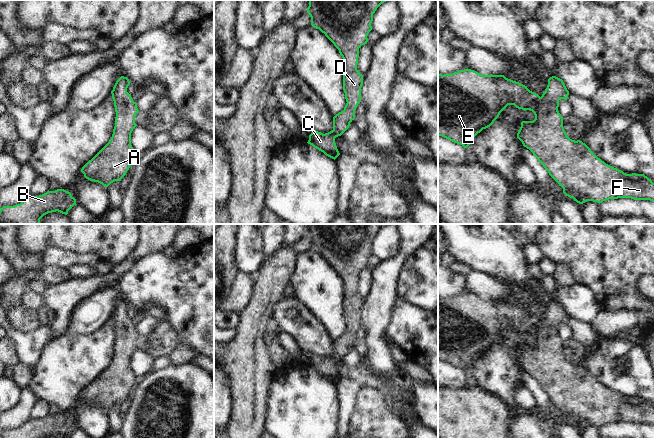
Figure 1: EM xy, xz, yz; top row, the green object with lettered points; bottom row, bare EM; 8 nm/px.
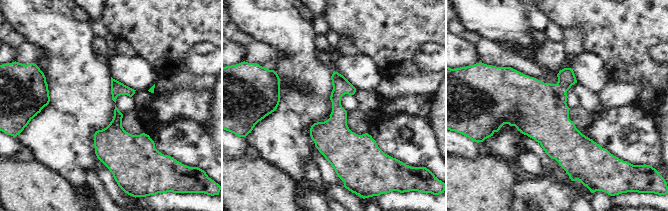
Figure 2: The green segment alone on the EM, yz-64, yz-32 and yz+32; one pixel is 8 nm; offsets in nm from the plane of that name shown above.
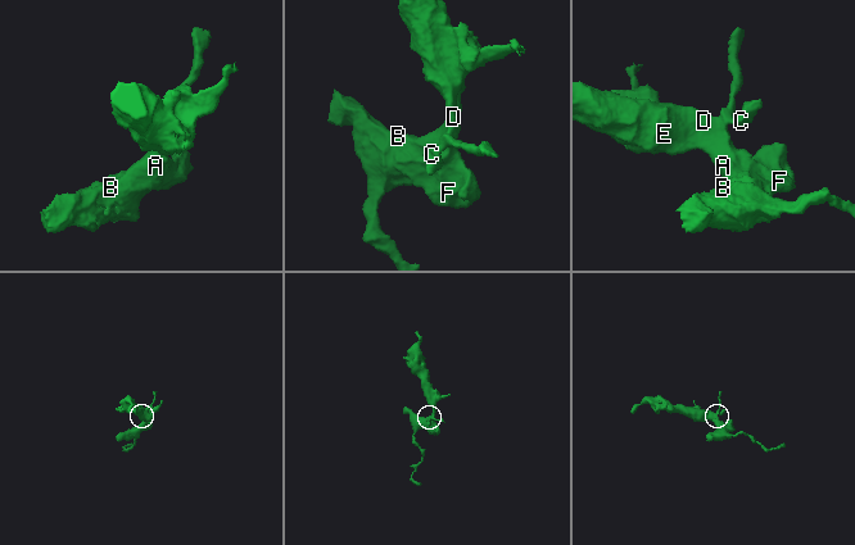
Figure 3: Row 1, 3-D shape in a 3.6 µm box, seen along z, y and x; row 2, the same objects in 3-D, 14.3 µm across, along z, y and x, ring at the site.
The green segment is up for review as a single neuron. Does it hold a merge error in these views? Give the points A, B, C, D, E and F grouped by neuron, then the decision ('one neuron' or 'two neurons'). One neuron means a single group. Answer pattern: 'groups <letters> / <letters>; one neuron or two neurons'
groups A B C D E F; one neuron

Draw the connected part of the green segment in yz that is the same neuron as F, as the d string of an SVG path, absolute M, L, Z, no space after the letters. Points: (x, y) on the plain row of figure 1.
M464 293L452 298L438 298L438 360L467 372L472 363L483 353L490 351L508 330L514 329L524 335L534 337L533 345L522 345L517 362L529 373L537 384L548 395L549 399L563 412L563 417L579 428L587 425L602 427L609 423L631 422L654 426L654 407L644 398L626 398L598 382L590 372L580 364L570 363L563 351L563 341L558 335L559 325L567 324L569 315L562 303L552 300L542 320L530 315L527 310L506 302L504 299L483 299L471 293Z

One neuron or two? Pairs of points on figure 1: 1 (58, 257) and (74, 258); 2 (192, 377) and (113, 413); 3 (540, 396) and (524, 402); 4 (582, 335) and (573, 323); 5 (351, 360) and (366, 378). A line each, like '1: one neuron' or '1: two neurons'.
1: one neuron
2: two neurons
3: two neurons
4: one neuron
5: two neurons

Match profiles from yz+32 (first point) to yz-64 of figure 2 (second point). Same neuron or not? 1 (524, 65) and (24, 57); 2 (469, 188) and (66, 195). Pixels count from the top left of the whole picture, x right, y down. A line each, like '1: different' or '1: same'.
1: same
2: same

